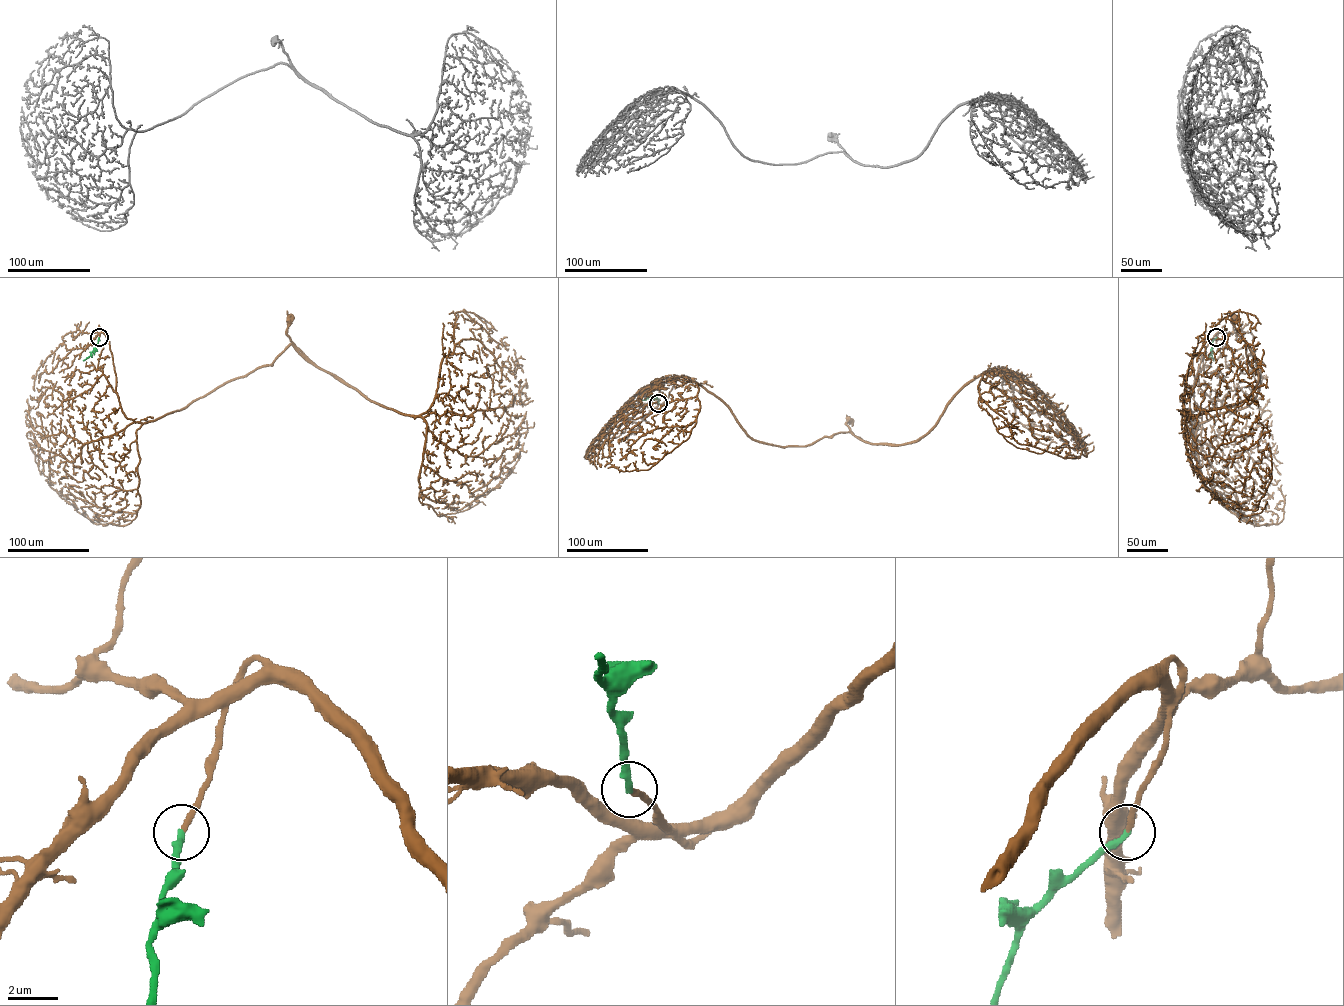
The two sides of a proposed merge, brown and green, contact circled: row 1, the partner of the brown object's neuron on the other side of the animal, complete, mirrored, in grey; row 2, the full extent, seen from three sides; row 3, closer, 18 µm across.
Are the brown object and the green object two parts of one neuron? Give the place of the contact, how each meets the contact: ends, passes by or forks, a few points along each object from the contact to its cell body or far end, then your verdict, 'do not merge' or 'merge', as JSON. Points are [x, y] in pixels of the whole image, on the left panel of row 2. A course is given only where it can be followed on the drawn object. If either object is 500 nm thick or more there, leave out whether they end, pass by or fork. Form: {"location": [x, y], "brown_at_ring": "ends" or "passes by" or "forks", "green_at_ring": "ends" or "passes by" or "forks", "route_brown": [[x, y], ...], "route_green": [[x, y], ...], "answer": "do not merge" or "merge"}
{"location": [99, 337], "brown_at_ring": "ends", "green_at_ring": "ends", "route_brown": [[99, 337], [102, 332], [109, 342], [122, 412], [147, 423], [269, 365], [291, 342], [287, 333], [290, 318]], "route_green": [[99, 337], [97, 346], [83, 360]], "answer": "merge"}

